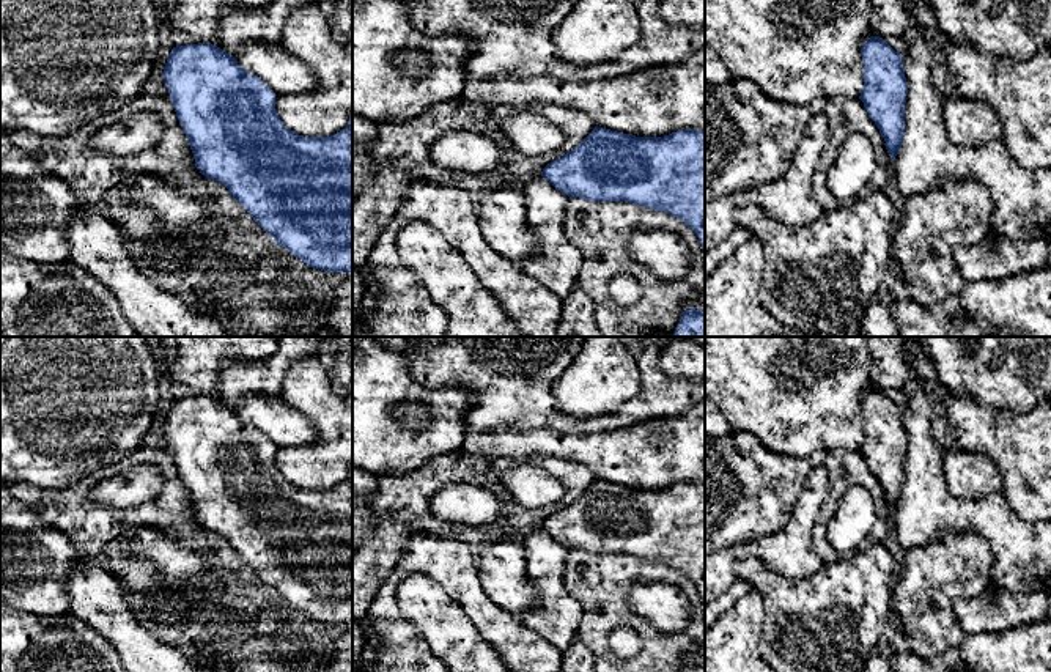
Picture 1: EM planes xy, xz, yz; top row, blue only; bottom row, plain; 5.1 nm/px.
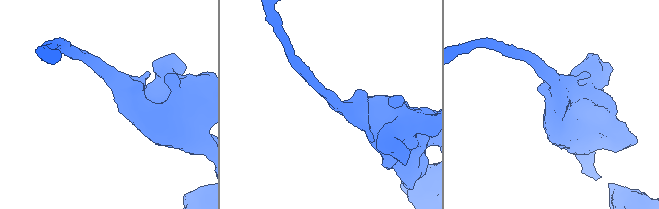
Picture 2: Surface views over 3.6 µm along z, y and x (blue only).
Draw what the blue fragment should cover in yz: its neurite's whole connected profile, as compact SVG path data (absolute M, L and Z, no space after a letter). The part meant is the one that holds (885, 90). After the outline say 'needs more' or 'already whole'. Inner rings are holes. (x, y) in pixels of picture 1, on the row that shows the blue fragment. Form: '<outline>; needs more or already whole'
M870 36L862 44L861 54L864 88L859 99L884 137L886 150L894 161L905 135L908 83L903 69L903 55L895 52L880 36Z; already whole

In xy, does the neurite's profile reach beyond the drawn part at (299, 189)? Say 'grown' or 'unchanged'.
unchanged

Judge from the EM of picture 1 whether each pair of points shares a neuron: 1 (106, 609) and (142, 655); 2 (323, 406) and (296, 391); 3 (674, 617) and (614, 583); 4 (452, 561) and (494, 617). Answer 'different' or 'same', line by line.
1: same
2: same
3: different
4: same

